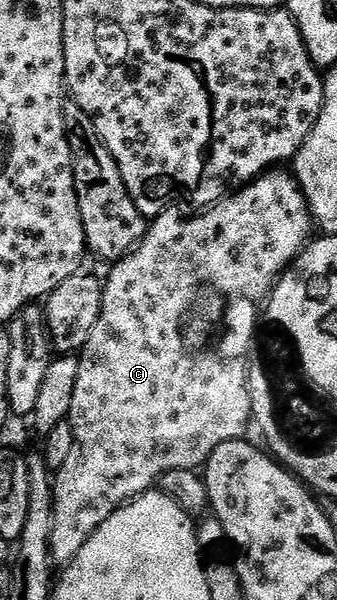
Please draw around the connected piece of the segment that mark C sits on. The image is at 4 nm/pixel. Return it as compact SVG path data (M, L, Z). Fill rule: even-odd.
M272 169L266 175L259 176L246 187L238 188L227 198L220 199L214 207L208 207L202 213L195 213L192 219L178 219L175 213L160 215L148 226L146 235L141 242L130 251L124 259L118 260L115 267L108 273L103 283L103 312L89 333L89 341L83 346L78 356L79 372L77 385L73 387L73 405L69 422L73 429L75 444L73 453L69 453L69 461L54 472L55 504L53 505L53 533L51 534L51 562L56 568L62 569L72 563L81 553L85 541L99 526L108 519L118 507L144 495L158 484L159 479L173 469L193 471L202 468L207 458L217 449L217 445L225 445L225 441L244 438L248 433L247 426L253 423L253 391L249 386L249 367L242 363L247 350L252 350L257 335L247 323L243 323L243 315L239 311L231 311L231 295L235 299L248 299L251 303L262 304L271 298L271 291L279 282L279 276L291 266L303 248L312 242L313 220L307 206L303 190L299 188L299 180L287 169Z

